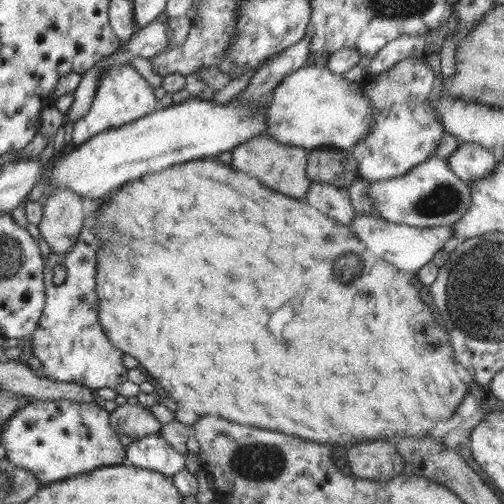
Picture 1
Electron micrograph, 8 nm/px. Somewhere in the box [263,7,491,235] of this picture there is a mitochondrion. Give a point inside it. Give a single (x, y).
(445, 199)

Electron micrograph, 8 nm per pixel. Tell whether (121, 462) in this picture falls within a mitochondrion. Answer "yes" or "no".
no

